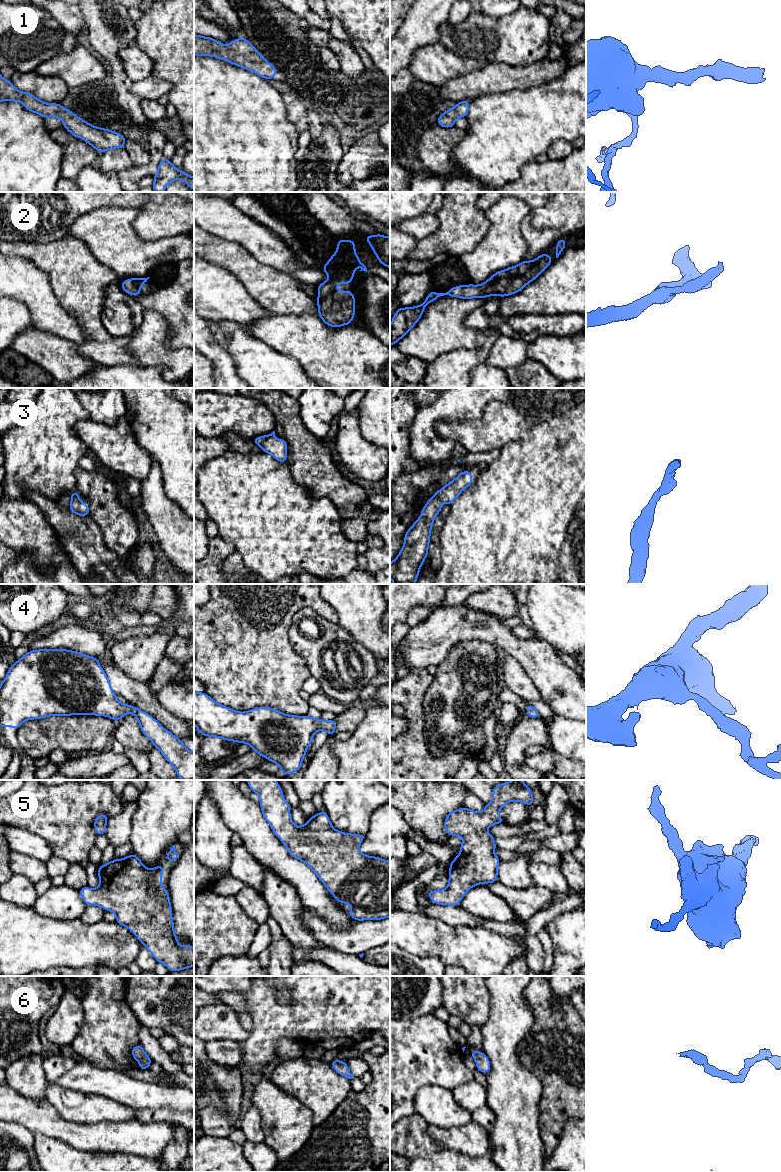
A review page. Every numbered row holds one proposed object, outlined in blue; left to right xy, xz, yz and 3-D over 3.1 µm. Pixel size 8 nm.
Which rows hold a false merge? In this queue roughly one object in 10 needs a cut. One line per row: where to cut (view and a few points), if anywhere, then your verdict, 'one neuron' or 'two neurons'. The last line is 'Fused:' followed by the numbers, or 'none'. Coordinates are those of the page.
1: no cut | one neuron
2: no cut | one neuron
3: no cut | one neuron
4: no cut | one neuron
5: no cut | one neuron
6: no cut | one neuron
Fused: none

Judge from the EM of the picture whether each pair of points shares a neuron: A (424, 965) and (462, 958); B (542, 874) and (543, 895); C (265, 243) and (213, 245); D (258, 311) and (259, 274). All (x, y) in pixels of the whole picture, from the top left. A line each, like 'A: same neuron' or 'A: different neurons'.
A: different neurons
B: different neurons
C: different neurons
D: different neurons

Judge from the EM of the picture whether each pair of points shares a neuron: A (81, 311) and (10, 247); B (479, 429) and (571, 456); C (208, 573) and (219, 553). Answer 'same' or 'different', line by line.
A: same
B: different
C: same

